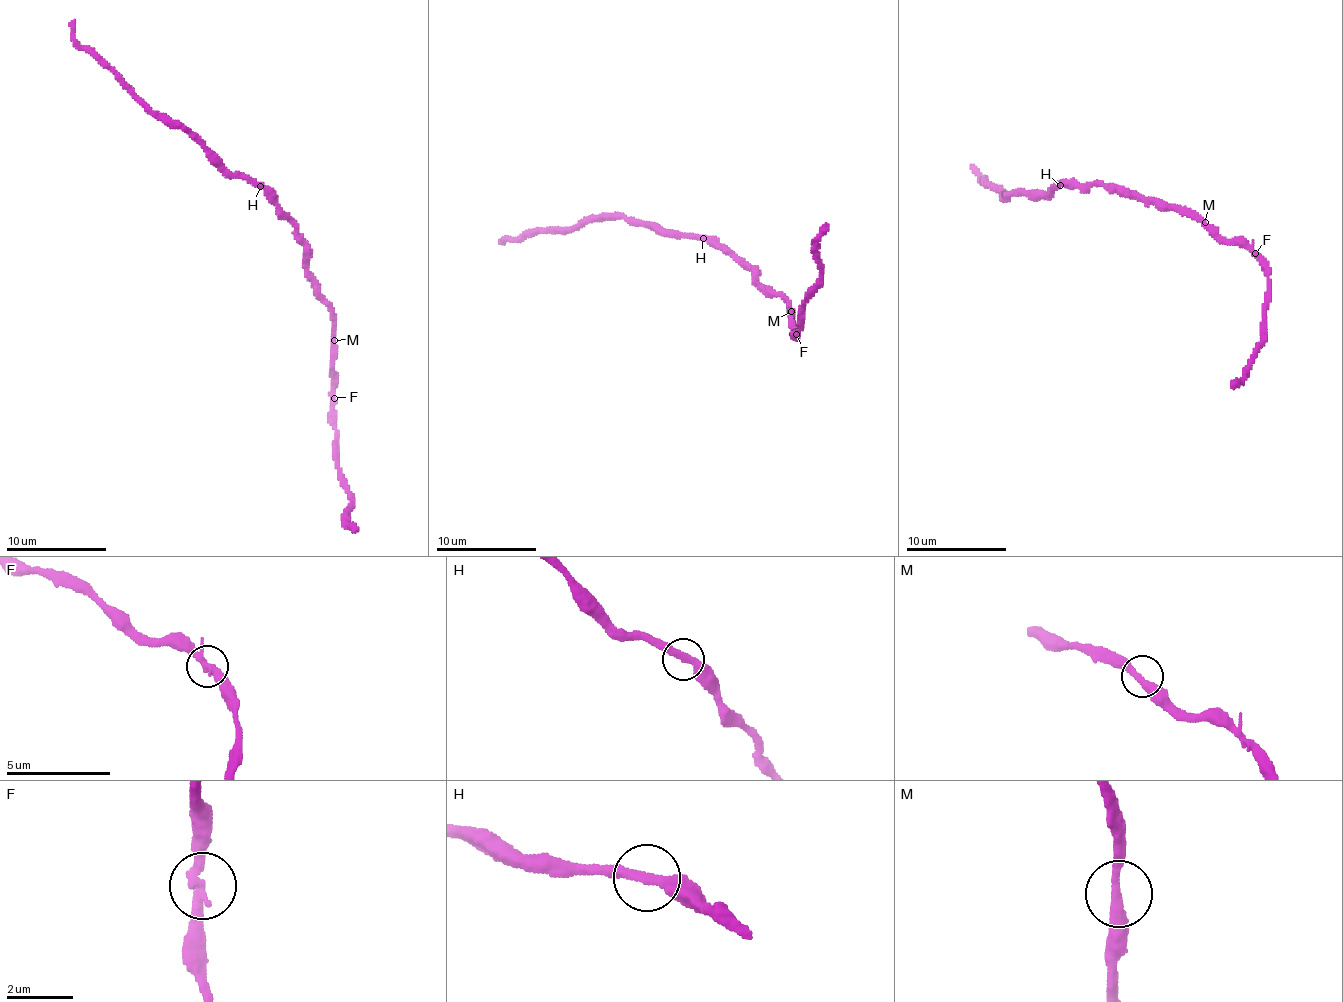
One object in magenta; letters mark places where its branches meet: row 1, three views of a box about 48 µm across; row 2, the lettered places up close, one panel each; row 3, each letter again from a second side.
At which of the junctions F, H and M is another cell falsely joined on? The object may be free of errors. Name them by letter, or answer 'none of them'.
none of them

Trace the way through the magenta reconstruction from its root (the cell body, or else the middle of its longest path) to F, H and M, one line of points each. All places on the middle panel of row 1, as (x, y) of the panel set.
F: (758, 269), (758, 288), (782, 296), (787, 302), (795, 334)
H: (758, 269), (726, 248), (703, 238)
M: (758, 269), (758, 288), (782, 296), (791, 311)

